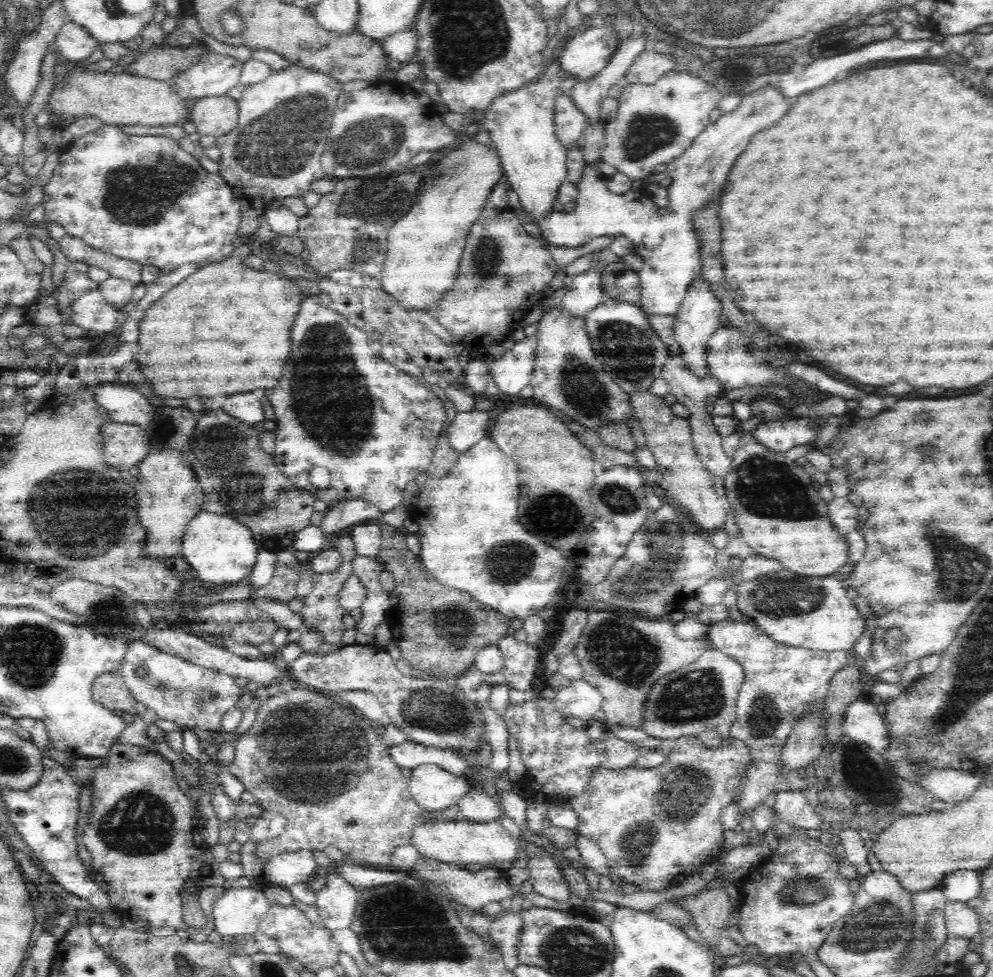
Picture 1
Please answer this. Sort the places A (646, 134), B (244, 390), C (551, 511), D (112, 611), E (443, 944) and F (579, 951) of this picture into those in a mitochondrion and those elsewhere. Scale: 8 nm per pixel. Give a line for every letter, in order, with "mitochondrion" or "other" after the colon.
A: mitochondrion
B: other
C: mitochondrion
D: mitochondrion
E: mitochondrion
F: mitochondrion

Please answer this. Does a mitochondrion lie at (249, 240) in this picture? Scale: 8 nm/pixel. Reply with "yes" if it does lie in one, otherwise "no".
no

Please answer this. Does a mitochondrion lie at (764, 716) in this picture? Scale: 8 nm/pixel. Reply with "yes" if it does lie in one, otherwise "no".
yes

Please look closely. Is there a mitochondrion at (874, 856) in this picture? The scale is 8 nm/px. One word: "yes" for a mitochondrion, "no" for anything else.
no

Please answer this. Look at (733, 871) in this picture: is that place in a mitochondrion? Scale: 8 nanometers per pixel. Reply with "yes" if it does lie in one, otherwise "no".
no

